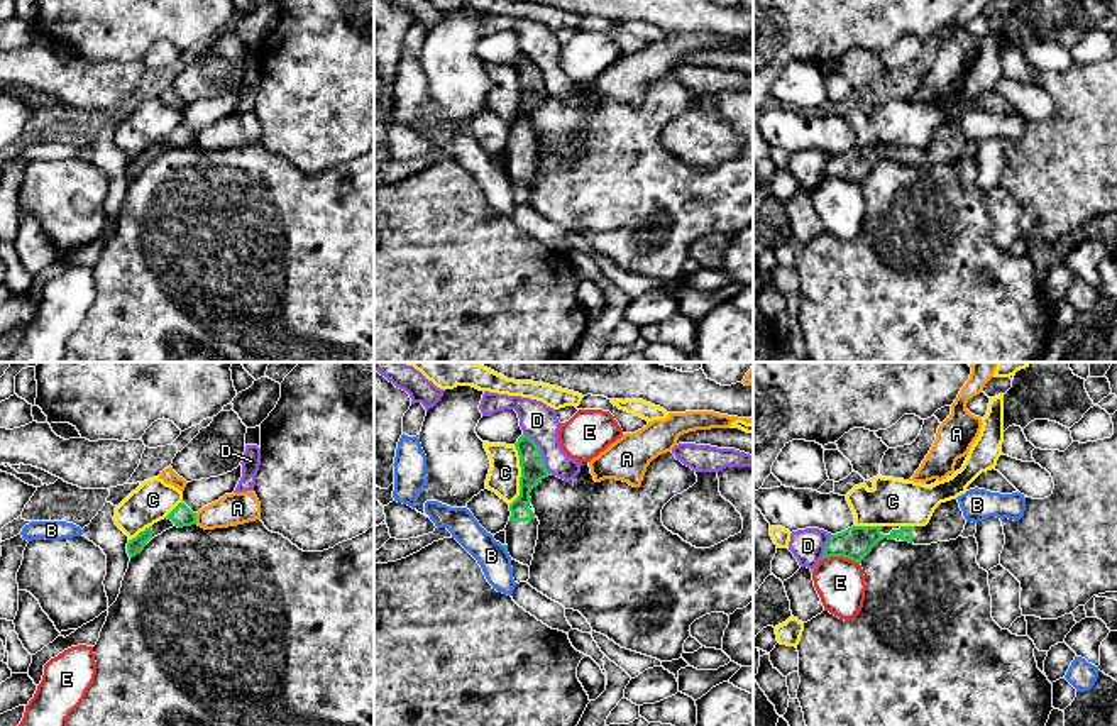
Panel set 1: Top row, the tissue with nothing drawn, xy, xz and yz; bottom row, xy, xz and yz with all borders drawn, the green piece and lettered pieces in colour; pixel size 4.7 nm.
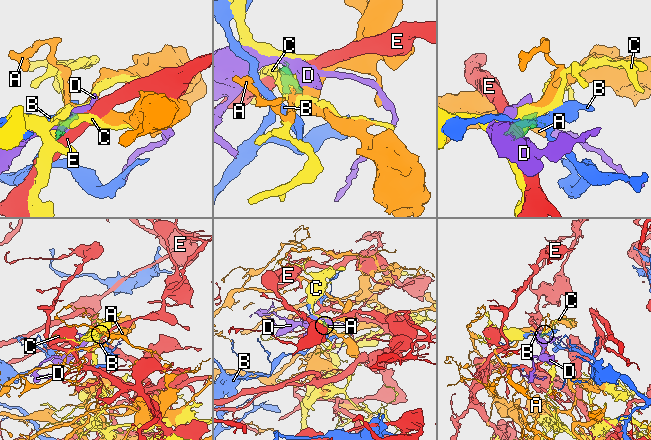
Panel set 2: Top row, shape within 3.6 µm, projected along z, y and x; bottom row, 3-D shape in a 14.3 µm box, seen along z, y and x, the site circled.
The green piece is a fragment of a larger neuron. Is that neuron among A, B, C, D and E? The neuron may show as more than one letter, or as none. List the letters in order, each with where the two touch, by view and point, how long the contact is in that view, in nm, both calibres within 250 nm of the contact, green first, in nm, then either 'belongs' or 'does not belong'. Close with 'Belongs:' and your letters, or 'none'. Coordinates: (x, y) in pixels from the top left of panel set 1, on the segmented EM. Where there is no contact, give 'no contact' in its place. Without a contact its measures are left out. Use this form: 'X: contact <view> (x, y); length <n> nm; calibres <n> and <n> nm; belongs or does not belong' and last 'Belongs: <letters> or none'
A: contact xy (195, 518); length 60 nm; calibres 100 and 160 nm; does not belong
B: contact xz (505, 547); length 40 nm; calibres 20 and 150 nm; does not belong
C: contact xz (522, 476); length 280 nm; calibres 120 and 150 nm; does not belong
D: contact xz (540, 454); length 240 nm; calibres 120 and 170 nm; does not belong
E: contact yz (840, 555); length 190 nm; calibres 160 and 240 nm; does not belong
Belongs: none

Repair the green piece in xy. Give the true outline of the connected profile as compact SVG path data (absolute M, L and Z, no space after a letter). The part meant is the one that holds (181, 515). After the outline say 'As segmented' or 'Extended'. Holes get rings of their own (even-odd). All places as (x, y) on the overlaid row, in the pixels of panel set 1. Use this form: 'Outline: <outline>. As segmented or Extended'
Outline: M179 503L164 520L154 523L152 526L140 531L135 538L129 540L127 553L129 557L135 557L144 550L144 547L162 531L178 526L191 526L196 525L196 513L193 513L184 503Z. Extended

